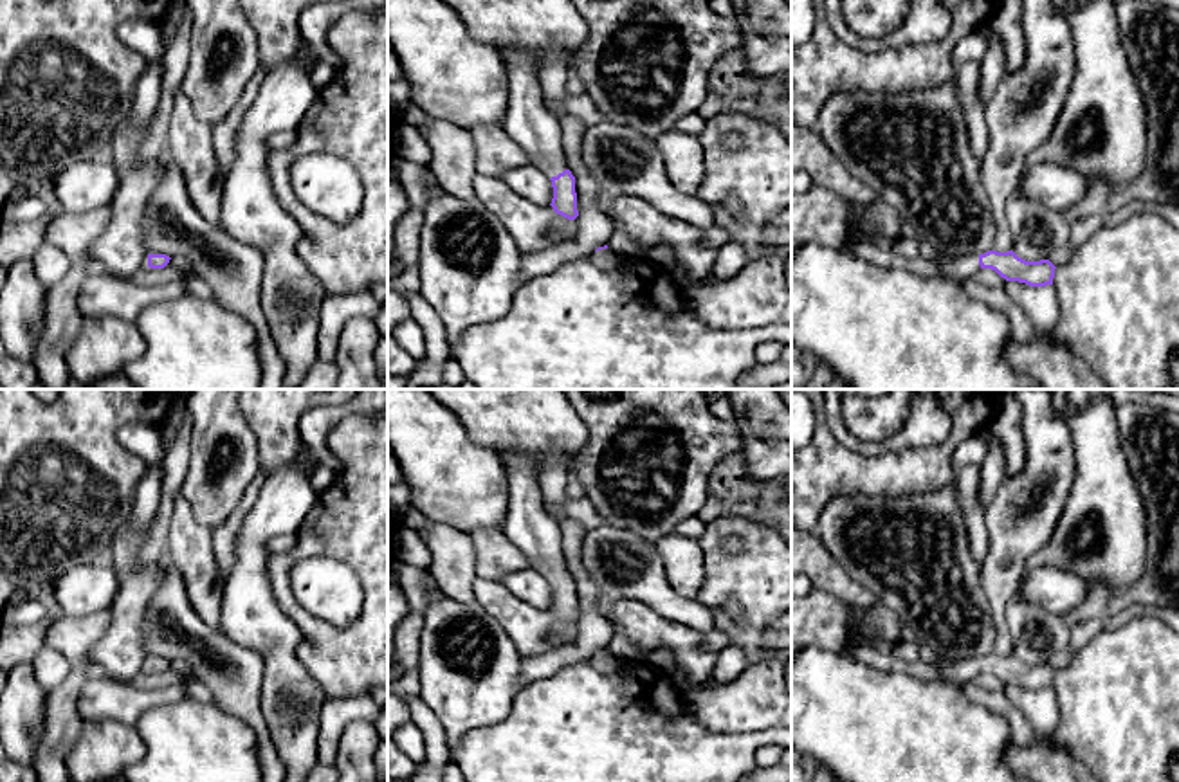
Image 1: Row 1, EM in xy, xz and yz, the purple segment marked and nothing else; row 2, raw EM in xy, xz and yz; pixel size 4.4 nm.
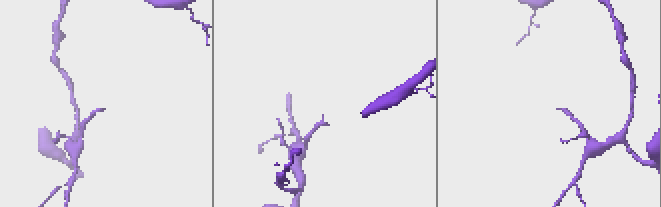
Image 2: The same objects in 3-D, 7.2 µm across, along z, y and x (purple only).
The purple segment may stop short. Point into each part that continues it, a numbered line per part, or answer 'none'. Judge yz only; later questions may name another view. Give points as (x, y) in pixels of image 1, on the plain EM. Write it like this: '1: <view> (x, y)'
1: yz (963, 671)

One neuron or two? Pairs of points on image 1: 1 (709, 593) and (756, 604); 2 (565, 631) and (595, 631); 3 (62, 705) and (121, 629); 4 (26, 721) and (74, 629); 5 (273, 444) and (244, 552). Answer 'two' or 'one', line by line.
1: one
2: two
3: two
4: two
5: two

